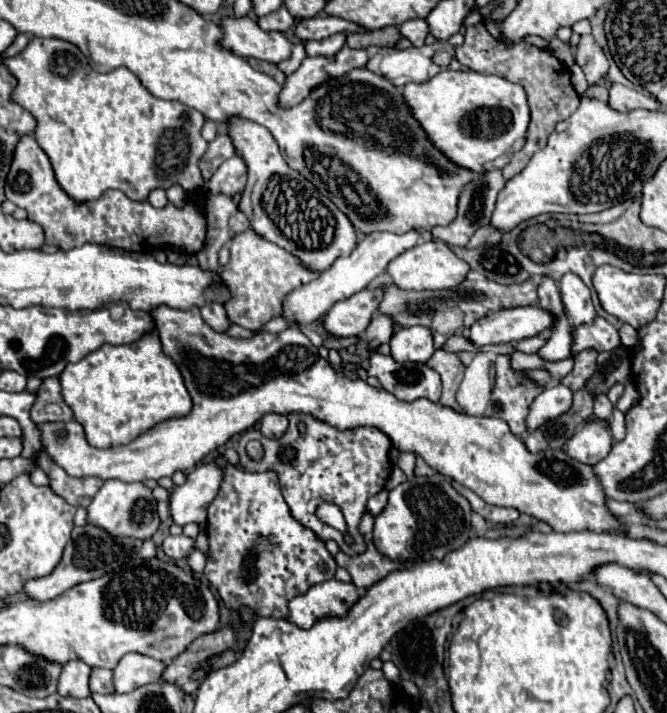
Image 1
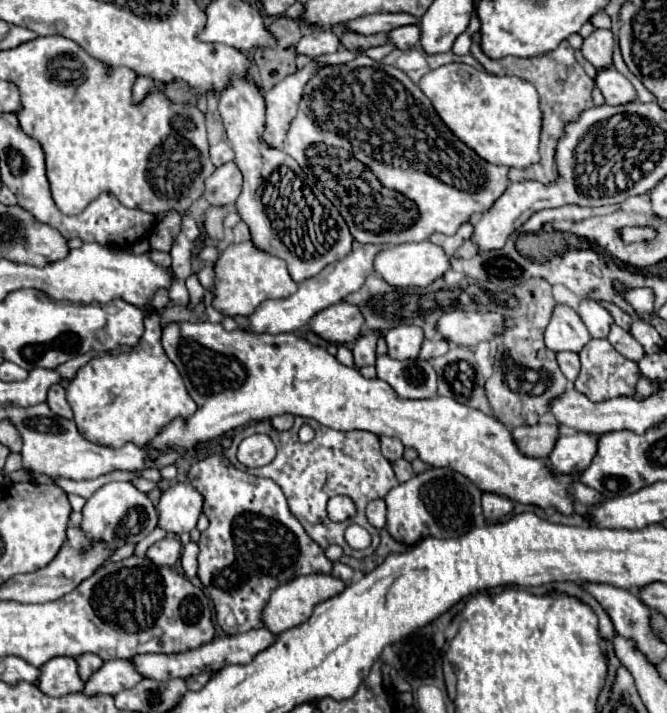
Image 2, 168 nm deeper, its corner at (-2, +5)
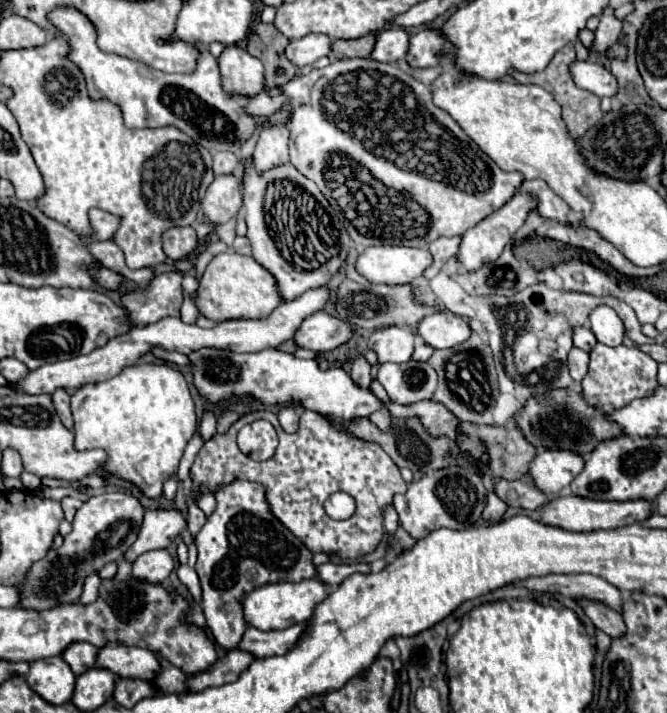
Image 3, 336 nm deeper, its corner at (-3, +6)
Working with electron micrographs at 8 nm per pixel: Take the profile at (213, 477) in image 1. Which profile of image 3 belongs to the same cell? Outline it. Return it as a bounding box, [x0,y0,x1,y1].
[125,508,189,562]

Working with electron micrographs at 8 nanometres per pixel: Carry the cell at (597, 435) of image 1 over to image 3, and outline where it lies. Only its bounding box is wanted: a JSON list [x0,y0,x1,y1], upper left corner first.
[529,448,585,494]

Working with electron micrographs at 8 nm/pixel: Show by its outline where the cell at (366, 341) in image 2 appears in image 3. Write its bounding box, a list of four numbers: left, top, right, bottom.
[351,356,371,388]

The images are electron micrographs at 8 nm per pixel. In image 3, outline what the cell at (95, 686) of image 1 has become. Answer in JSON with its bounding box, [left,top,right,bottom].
[61,642,97,676]

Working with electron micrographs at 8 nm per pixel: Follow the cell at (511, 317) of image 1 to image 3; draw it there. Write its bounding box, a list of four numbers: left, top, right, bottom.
[419,312,471,348]

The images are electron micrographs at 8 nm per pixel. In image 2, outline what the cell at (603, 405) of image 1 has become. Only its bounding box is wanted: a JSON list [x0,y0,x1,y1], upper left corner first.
[574,339,642,401]

